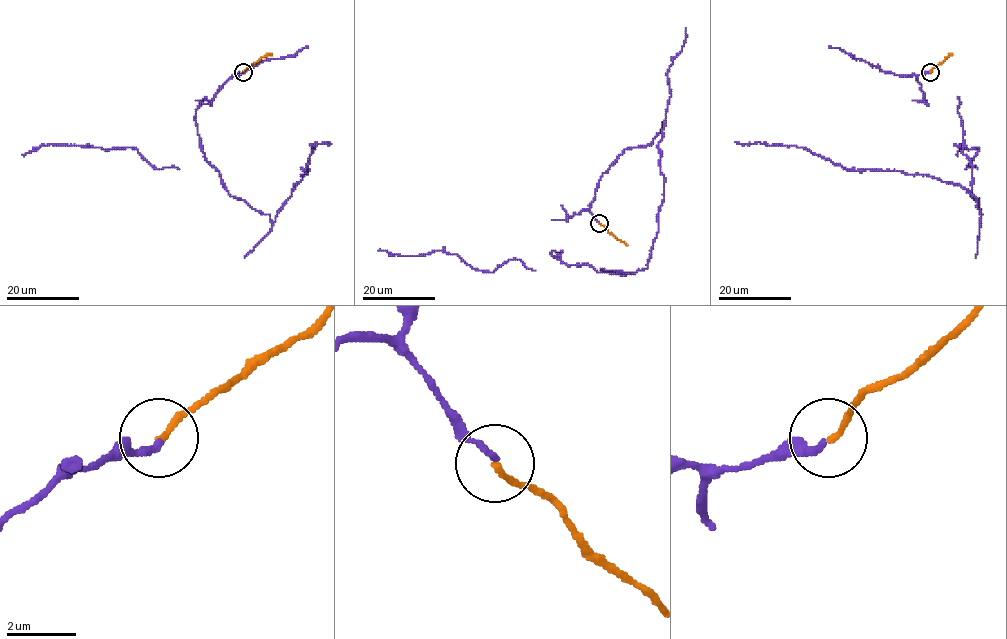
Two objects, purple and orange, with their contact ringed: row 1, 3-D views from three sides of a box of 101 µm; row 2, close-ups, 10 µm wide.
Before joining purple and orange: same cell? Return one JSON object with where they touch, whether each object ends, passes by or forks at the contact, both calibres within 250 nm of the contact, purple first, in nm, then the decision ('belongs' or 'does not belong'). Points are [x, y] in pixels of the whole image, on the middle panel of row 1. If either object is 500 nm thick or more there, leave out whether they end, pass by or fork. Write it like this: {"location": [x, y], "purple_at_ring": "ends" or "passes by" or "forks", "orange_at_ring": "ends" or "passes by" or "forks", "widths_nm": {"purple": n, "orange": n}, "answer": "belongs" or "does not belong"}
{"location": [599, 223], "purple_at_ring": "ends", "orange_at_ring": "ends", "widths_nm": {"purple": 170, "orange": 170}, "answer": "belongs"}

